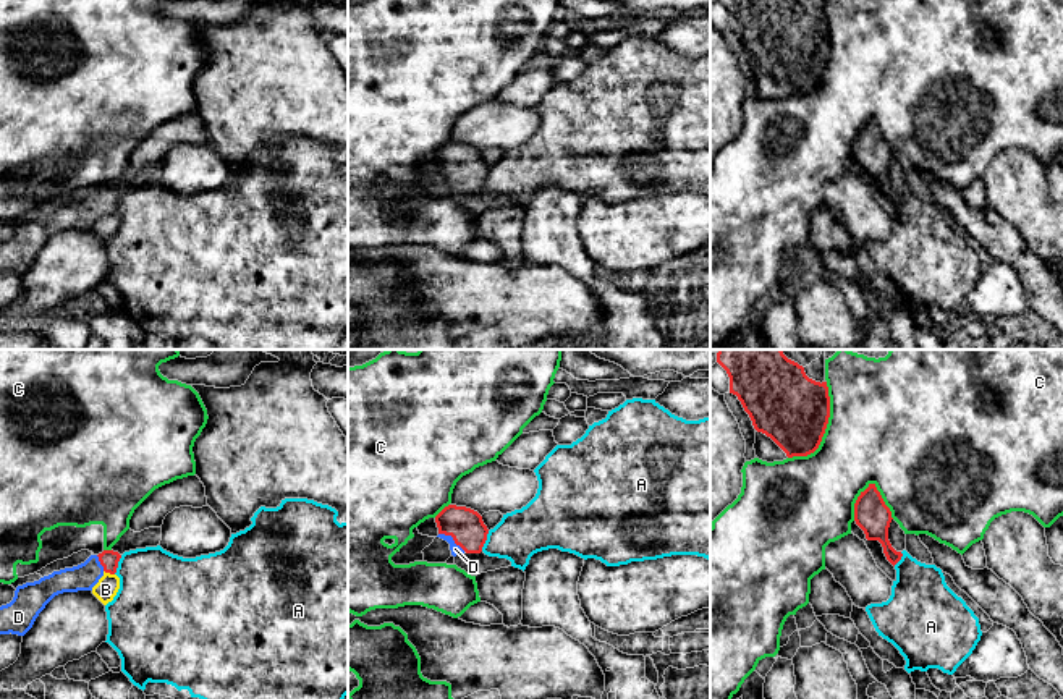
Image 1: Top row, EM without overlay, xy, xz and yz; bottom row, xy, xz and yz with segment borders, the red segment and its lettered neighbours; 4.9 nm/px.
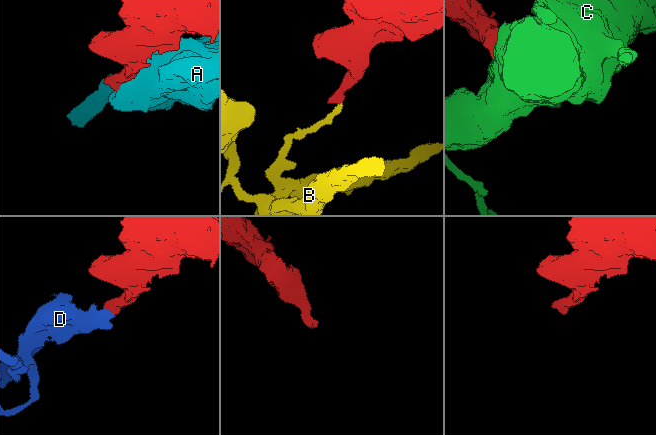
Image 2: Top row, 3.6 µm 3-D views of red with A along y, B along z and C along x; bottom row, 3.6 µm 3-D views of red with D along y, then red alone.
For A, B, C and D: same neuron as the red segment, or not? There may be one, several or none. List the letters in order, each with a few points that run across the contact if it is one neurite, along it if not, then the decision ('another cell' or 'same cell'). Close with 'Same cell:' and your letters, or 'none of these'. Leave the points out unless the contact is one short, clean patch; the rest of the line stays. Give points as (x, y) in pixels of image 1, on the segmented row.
A: xz (489, 531), (481, 550) | another cell
B: xy (104, 570), (114, 575) | another cell
C: another cell
D: xz (466, 528), (453, 539), (455, 549) | same cell
Same cell: D

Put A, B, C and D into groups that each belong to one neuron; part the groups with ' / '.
A / B / C / D

